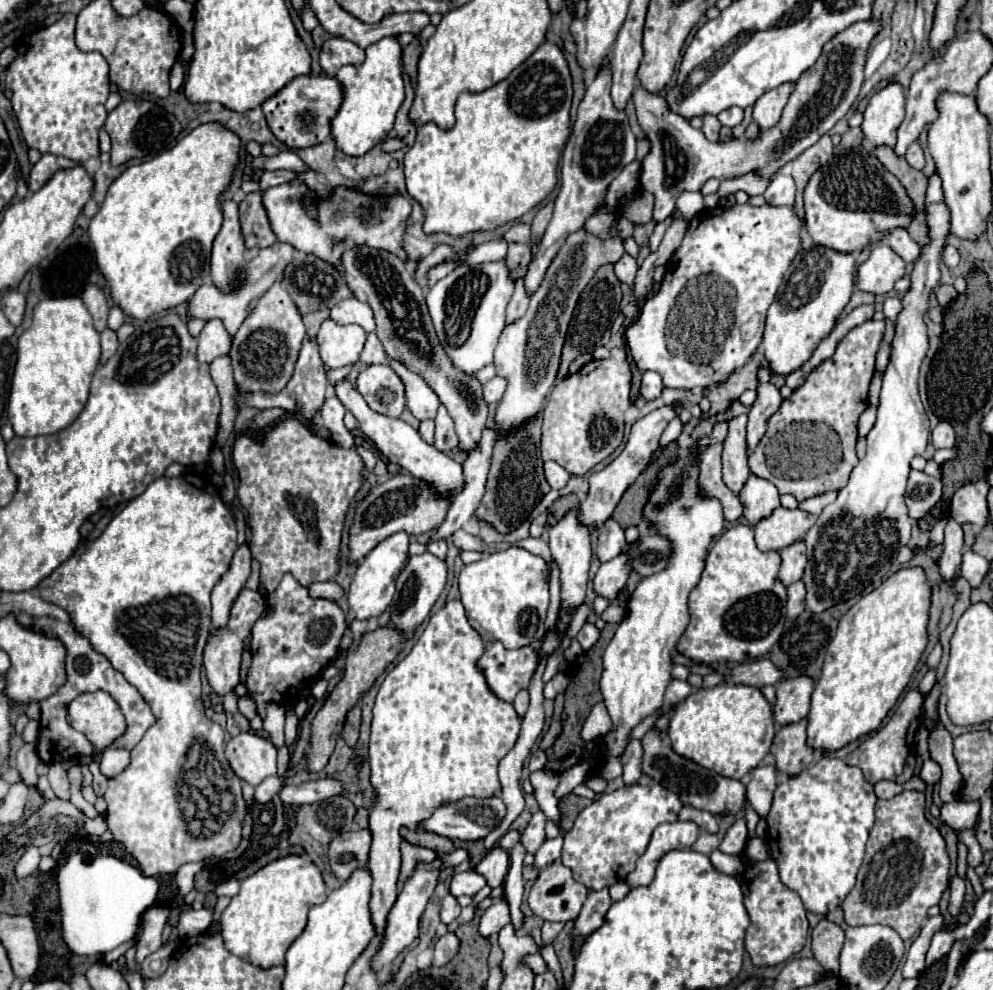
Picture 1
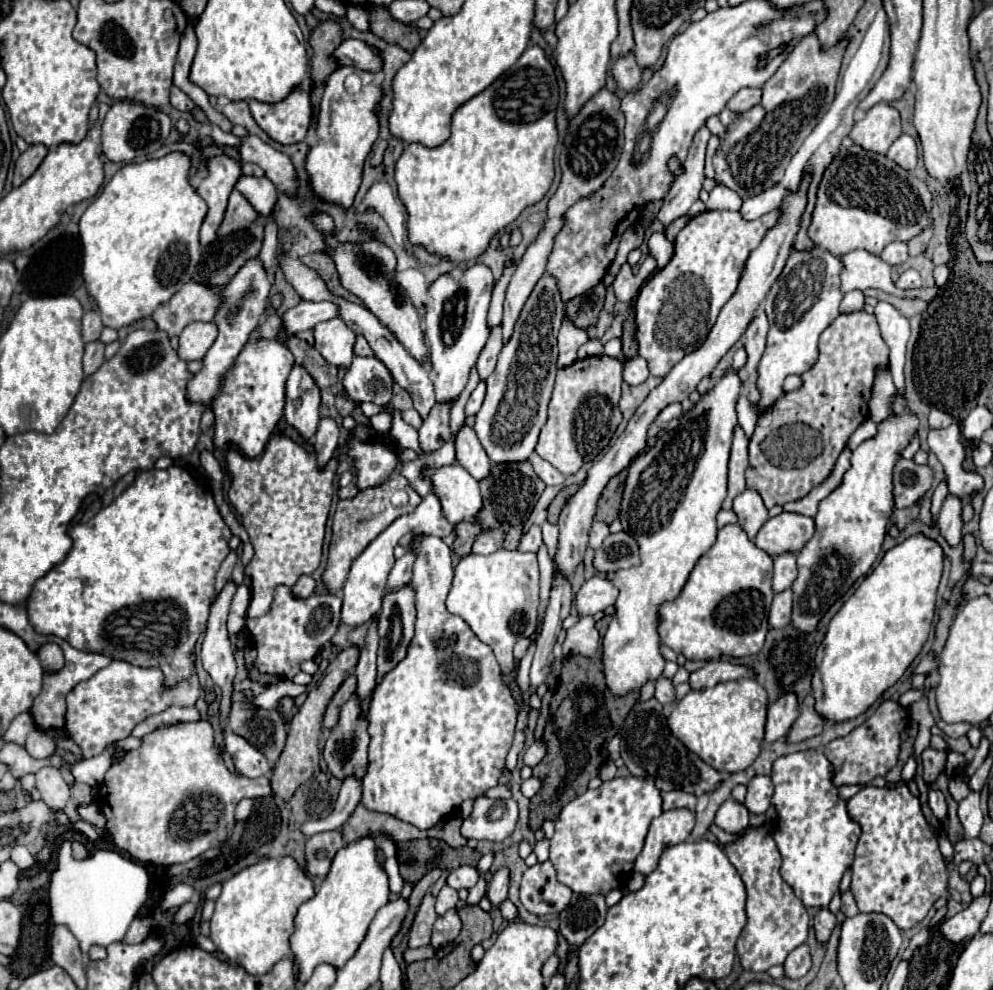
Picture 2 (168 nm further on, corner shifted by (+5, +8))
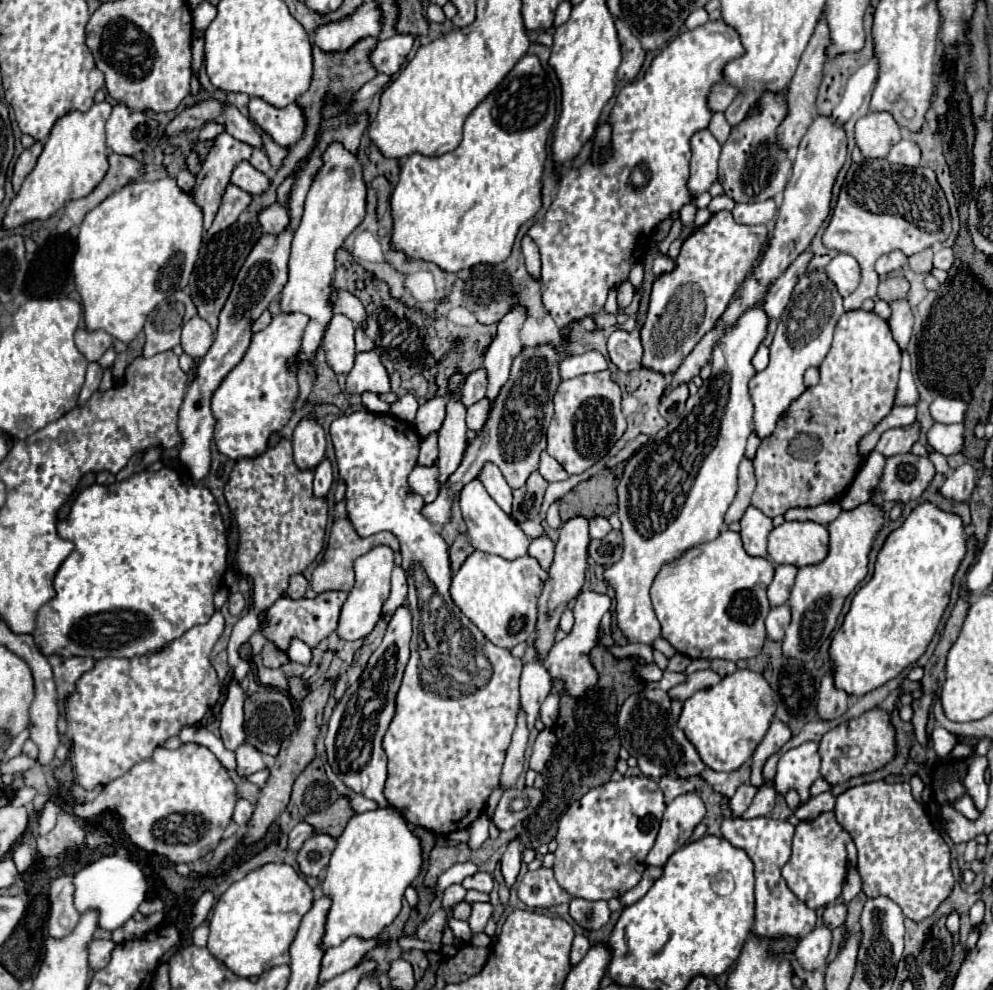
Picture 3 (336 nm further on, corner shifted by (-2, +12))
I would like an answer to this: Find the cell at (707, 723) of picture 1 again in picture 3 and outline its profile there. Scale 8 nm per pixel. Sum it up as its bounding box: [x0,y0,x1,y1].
[678,669,778,773]

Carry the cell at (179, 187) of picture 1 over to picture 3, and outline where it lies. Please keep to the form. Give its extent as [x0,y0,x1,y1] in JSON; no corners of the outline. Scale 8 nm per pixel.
[72,177,202,343]

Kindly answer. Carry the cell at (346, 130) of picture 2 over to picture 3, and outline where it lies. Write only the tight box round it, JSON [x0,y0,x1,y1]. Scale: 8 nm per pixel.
[280,143,366,367]

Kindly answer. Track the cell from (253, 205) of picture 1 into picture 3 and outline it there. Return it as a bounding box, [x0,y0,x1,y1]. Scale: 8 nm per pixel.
[208,183,252,235]

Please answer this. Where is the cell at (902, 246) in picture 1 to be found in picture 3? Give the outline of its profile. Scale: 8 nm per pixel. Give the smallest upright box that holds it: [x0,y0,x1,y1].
[876,253,908,277]

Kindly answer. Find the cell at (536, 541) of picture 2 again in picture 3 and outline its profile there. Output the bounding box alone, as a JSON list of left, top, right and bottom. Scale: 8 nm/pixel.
[528,535,554,569]

